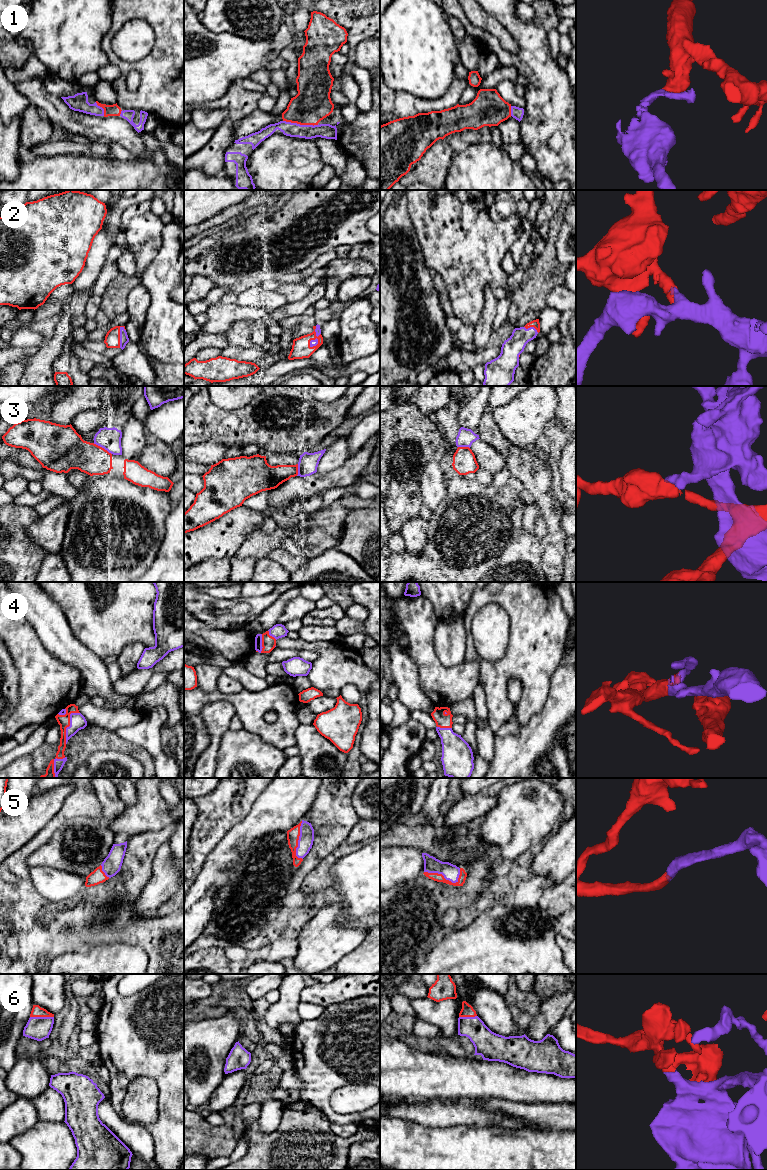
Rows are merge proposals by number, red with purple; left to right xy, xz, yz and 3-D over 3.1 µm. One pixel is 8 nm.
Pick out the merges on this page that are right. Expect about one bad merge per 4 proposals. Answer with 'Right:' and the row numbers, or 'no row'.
Right: 1, 2, 4, 5, 6

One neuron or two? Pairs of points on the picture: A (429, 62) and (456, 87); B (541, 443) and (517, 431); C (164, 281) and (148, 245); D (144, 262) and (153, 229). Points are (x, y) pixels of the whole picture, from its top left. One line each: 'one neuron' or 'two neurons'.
A: two neurons
B: two neurons
C: two neurons
D: one neuron

